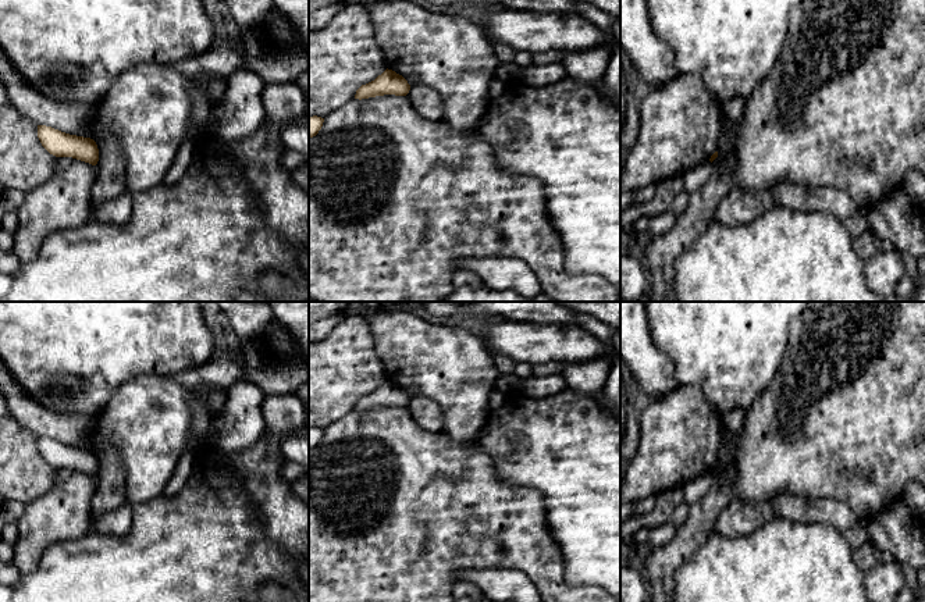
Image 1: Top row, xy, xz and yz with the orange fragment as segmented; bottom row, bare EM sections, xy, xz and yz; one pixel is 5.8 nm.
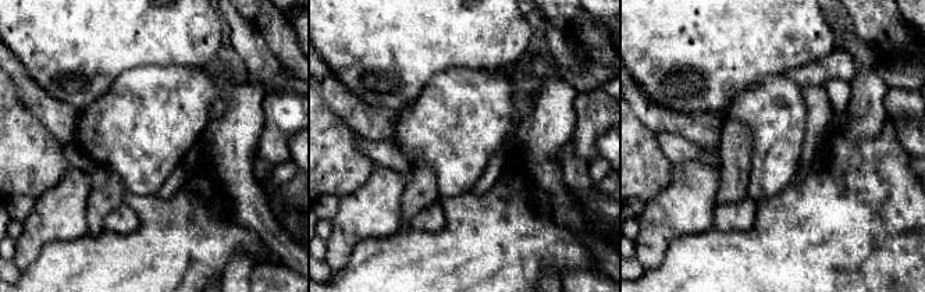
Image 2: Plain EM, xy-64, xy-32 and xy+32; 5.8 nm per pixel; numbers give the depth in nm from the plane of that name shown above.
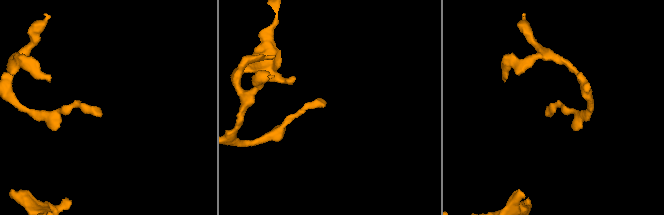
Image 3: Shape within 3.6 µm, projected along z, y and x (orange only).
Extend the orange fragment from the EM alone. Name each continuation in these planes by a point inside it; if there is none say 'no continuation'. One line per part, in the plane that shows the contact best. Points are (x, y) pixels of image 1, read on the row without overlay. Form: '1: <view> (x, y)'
no continuation

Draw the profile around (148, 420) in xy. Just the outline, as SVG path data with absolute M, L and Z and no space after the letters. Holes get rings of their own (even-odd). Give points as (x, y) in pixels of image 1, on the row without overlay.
M139 375L125 381L111 396L106 407L92 417L90 442L95 453L104 448L117 450L125 469L125 499L129 505L138 505L163 495L171 480L181 453L191 437L192 409L191 400L198 389L175 382L171 375Z

